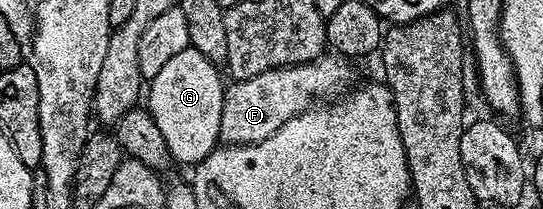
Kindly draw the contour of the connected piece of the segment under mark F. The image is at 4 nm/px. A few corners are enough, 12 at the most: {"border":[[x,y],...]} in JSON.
{"border":[[324,52],[225,87],[220,139],[268,140],[354,78]]}

